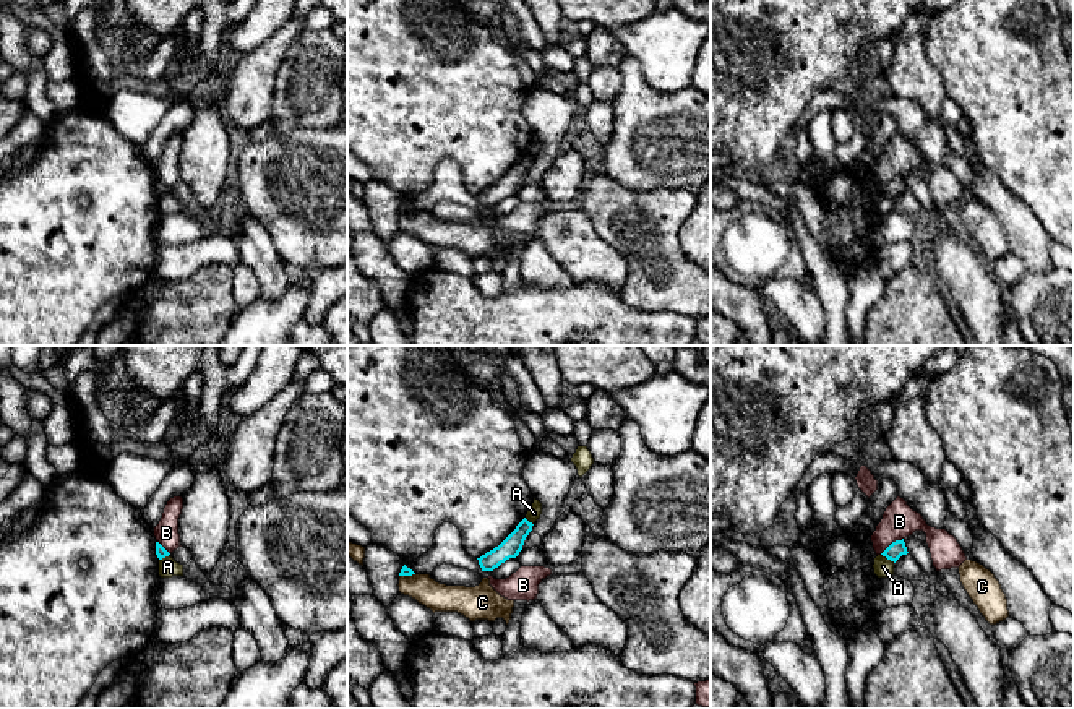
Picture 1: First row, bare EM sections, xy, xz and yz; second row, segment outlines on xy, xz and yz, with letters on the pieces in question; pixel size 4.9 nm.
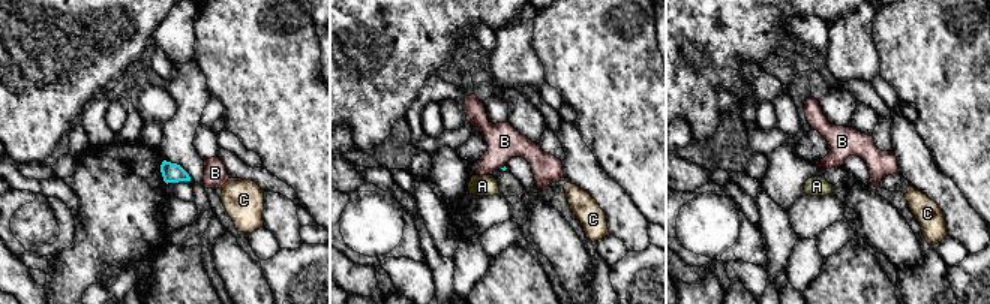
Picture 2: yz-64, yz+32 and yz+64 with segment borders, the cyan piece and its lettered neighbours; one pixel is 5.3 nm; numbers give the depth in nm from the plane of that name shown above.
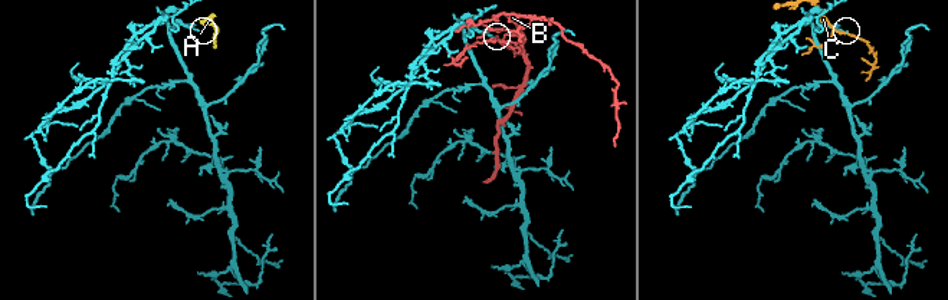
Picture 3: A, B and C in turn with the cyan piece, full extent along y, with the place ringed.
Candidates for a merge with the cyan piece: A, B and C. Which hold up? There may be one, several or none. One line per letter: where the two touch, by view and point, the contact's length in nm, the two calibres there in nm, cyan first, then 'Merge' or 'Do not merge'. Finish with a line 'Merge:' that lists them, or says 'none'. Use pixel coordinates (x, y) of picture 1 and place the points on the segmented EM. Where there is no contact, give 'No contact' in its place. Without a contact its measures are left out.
A: Touches cyan at yz (888, 558). Shared border 80 nm. Thickness 80 nm (cyan) against 90 nm. Do not merge
B: Touches cyan at yz (893, 542). Shared border 150 nm. Thickness 80 nm (cyan) against 170 nm. Do not merge
C: Touches cyan at xz (406, 575). Shared border 80 nm. Thickness 50 nm (cyan) against 140 nm. Do not merge
Merge: none

